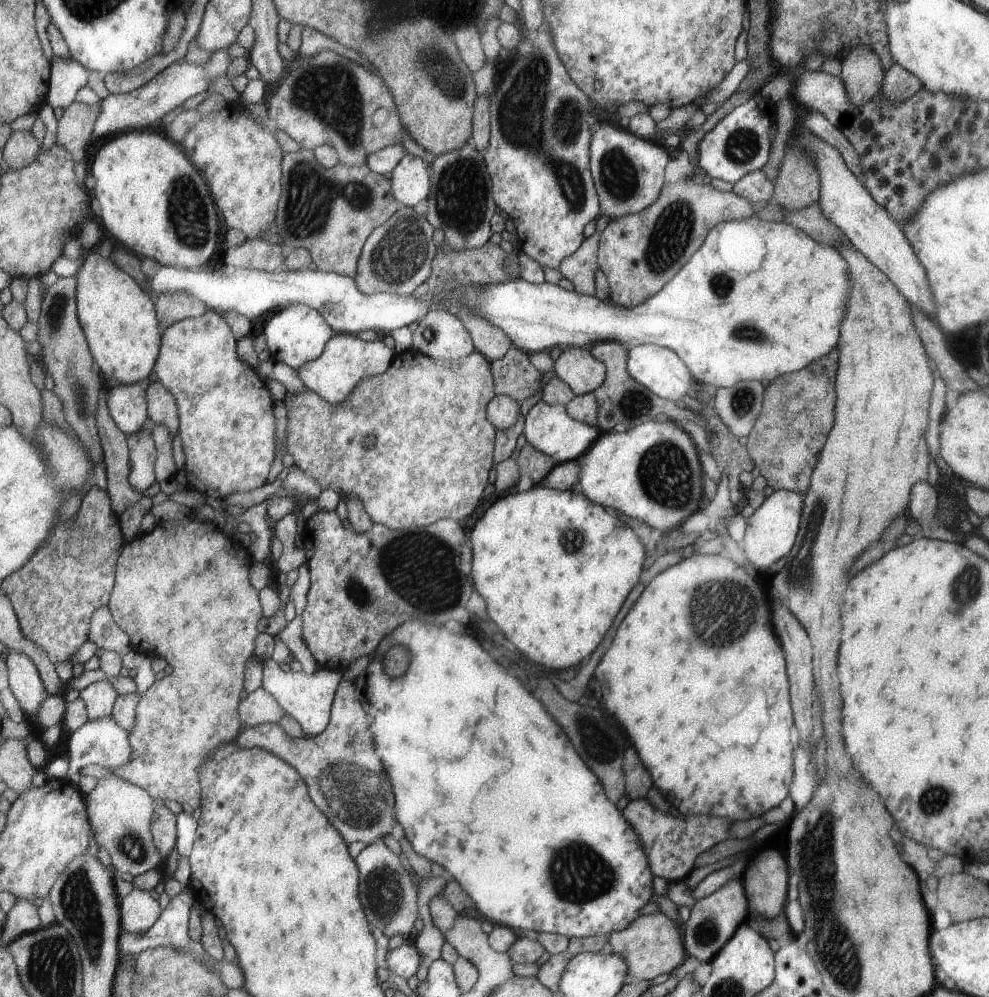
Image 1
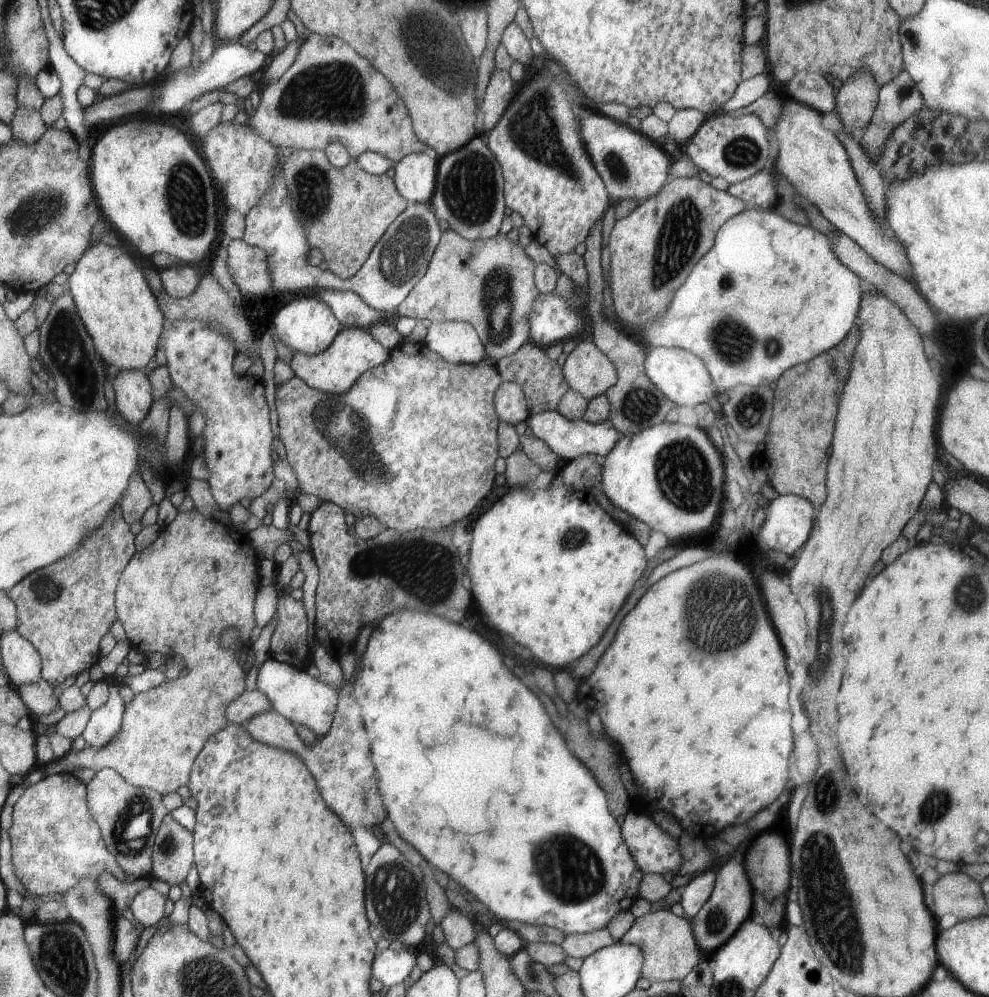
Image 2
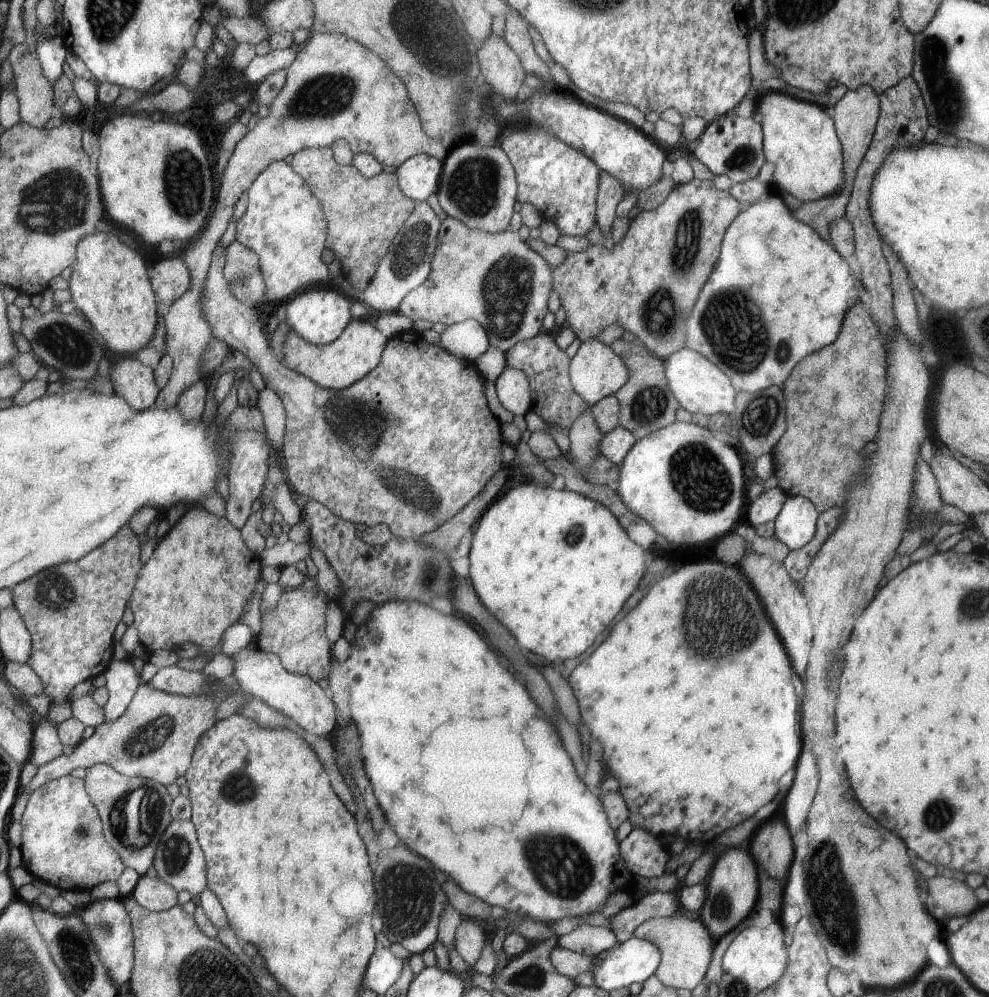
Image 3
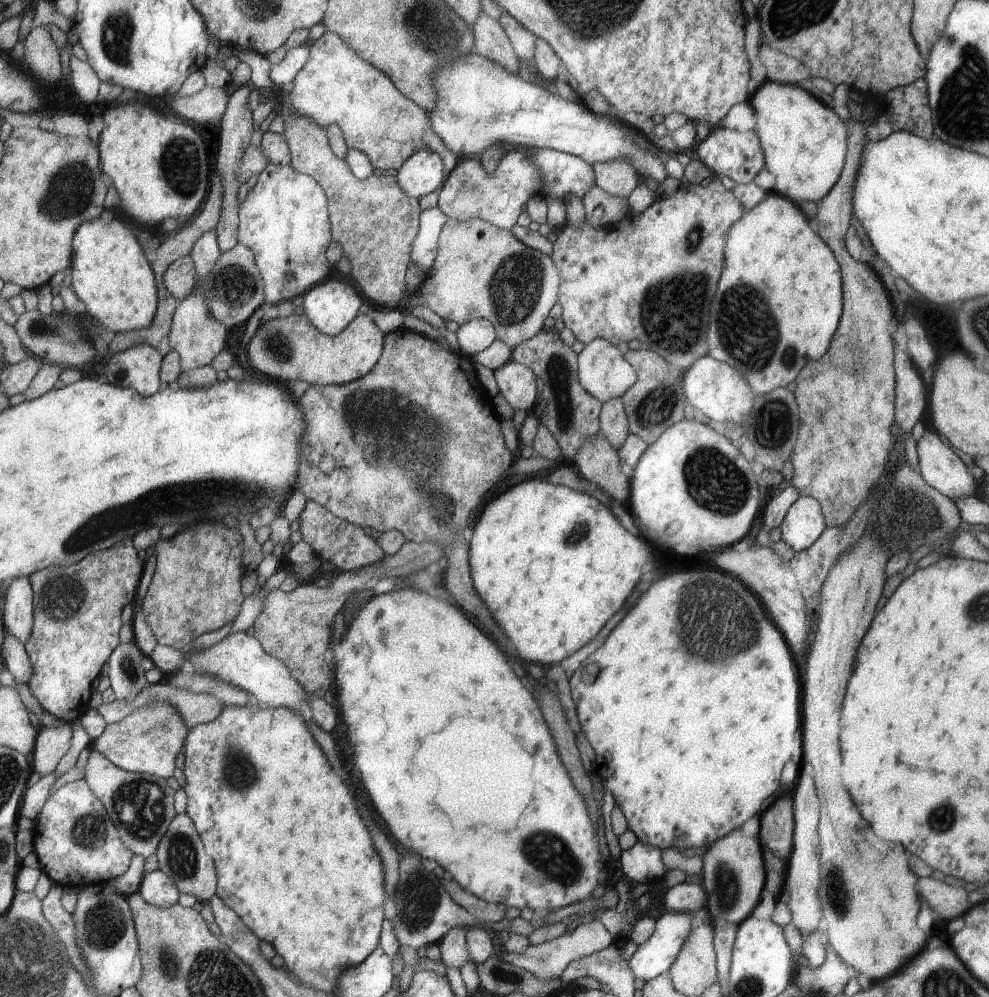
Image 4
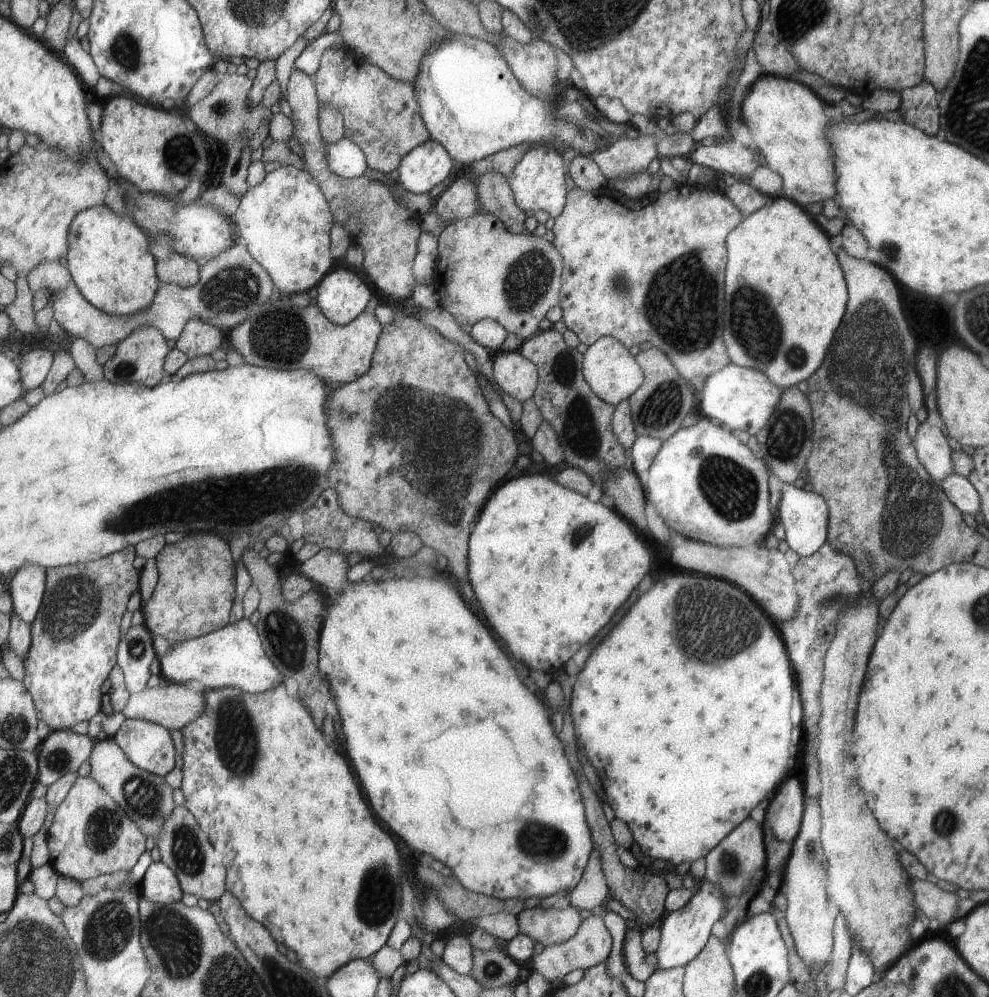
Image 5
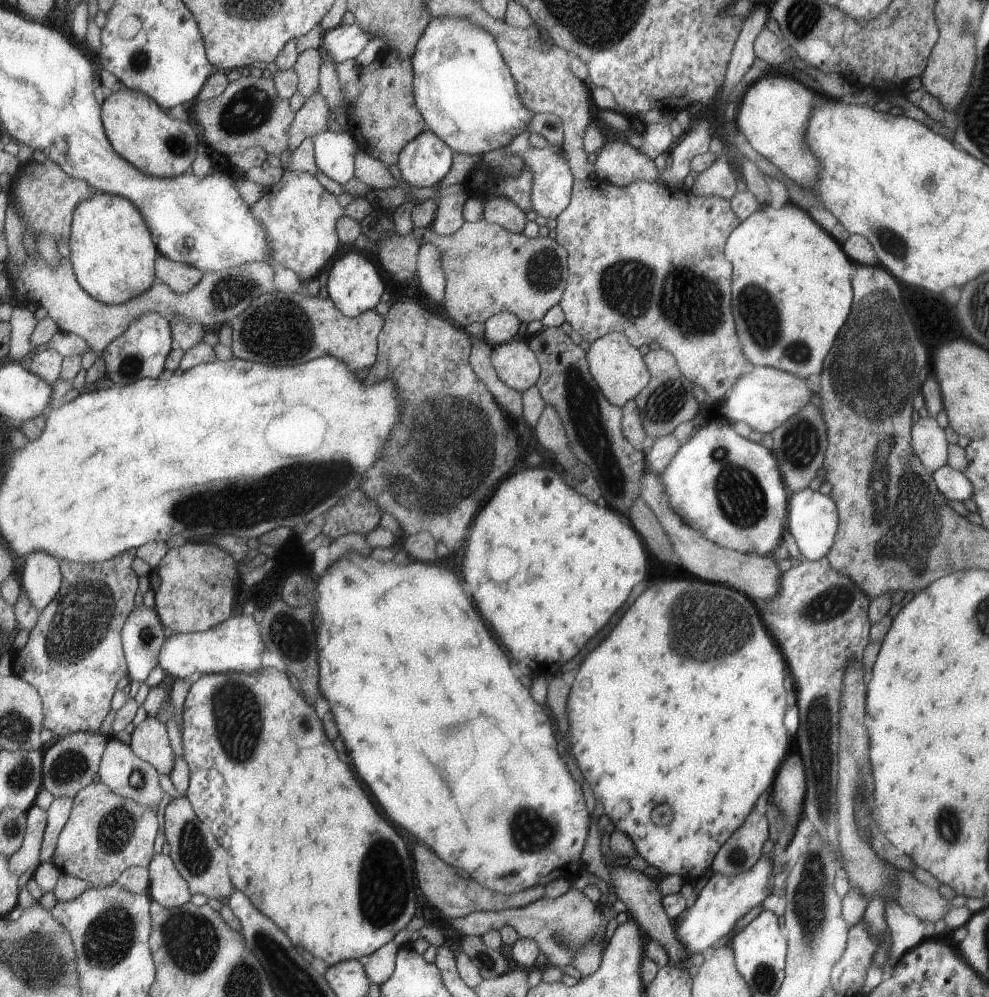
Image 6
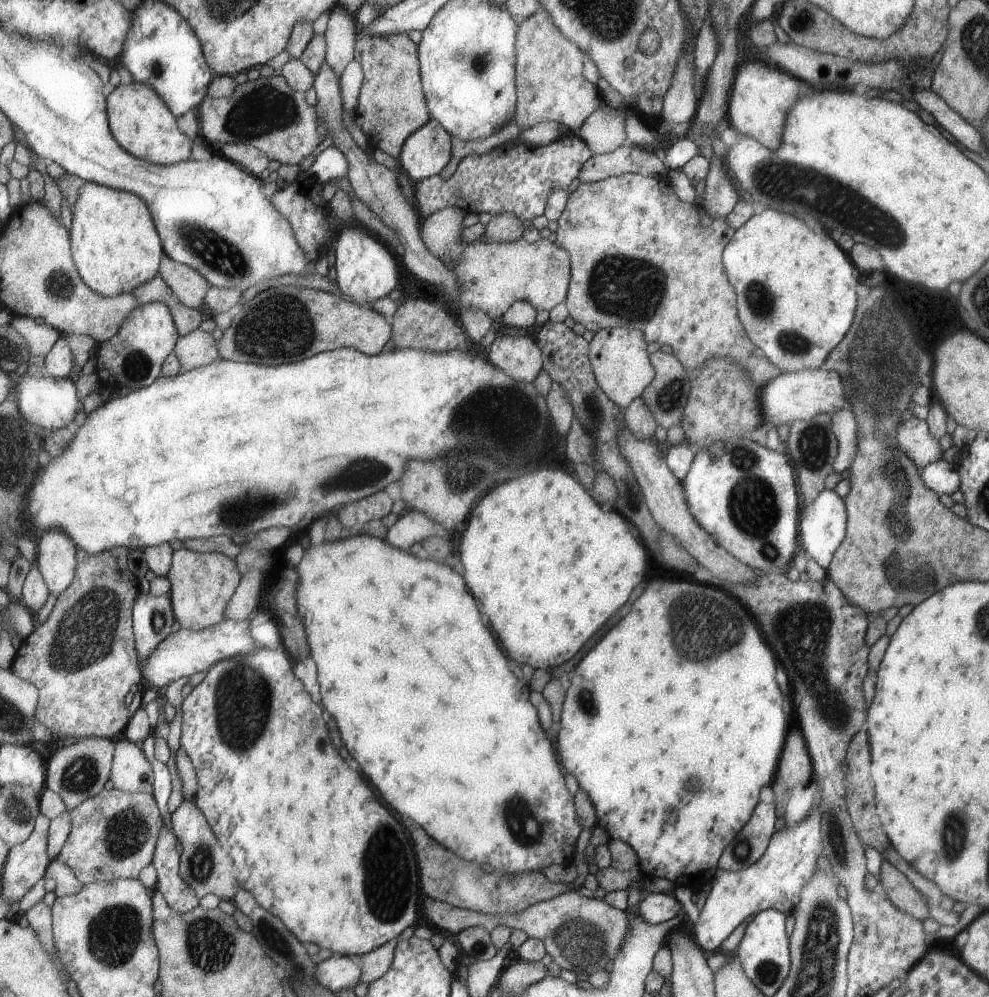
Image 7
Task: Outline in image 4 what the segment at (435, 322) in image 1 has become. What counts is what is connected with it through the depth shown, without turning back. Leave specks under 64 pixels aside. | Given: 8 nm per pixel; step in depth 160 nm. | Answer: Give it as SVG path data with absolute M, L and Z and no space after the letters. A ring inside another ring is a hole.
M484 318L471 319L469 322L463 323L455 334L459 350L467 355L482 351L496 339L493 325Z

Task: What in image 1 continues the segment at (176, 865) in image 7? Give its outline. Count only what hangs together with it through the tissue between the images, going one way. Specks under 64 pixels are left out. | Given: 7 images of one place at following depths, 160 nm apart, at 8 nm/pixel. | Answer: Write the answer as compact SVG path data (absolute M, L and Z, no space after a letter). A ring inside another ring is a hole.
M133 889L120 903L120 911L122 914L122 930L132 933L140 933L149 930L158 922L162 915L159 902L151 896L151 891Z

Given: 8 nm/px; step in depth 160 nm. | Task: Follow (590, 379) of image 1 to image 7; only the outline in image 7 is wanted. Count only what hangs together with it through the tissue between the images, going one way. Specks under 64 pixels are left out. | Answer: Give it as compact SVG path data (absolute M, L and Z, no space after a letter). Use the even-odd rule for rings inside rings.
M605 328L595 333L588 344L591 370L600 390L622 410L639 398L654 380L654 368L647 355L643 333L633 328Z

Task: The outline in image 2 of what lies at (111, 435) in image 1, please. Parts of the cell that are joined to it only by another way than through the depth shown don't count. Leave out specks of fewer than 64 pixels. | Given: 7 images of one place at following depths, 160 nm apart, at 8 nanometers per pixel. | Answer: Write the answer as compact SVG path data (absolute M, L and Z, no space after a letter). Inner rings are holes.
M139 473L130 480L130 488L123 495L120 505L129 524L141 520L143 514L153 506L151 490Z

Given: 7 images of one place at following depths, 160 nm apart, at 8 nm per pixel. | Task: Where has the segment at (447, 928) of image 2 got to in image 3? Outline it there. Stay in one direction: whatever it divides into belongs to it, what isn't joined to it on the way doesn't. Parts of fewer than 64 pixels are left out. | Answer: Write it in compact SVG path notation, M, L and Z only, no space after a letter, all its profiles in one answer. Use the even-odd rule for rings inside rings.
M462 918L456 926L454 948L464 962L471 968L478 959L485 944L483 925L473 922L473 919Z

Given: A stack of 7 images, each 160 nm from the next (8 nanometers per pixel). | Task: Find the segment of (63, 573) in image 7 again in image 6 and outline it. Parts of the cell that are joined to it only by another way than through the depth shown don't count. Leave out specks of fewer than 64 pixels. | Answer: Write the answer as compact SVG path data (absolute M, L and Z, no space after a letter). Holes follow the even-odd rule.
M35 552L25 558L25 565L19 573L20 588L25 590L31 604L43 612L61 590L62 561L49 552Z

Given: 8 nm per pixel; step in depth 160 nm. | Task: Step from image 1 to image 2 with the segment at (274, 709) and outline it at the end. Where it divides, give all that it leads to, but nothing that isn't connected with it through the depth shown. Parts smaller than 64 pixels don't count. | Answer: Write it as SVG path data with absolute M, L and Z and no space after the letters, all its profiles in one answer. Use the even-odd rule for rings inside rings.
M255 688L246 690L239 698L231 701L227 707L226 717L230 723L246 725L255 715L273 708L270 697Z

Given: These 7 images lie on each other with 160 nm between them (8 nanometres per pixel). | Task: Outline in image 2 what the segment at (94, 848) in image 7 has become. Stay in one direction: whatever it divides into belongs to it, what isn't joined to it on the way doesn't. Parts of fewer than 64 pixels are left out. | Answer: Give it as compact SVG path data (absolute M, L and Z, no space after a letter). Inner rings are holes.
M59 773L30 786L16 802L14 825L9 830L13 870L31 893L41 897L51 892L66 893L82 879L97 881L104 873L126 880L127 873L103 838L88 799L87 784L72 773Z

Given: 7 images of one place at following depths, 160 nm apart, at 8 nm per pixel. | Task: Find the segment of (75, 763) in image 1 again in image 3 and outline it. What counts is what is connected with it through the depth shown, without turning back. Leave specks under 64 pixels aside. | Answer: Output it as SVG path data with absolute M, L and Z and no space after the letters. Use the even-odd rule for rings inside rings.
M131 657L113 659L109 668L103 673L106 687L109 688L109 700L104 706L106 721L121 718L130 706L137 689L142 685L139 668L133 666Z

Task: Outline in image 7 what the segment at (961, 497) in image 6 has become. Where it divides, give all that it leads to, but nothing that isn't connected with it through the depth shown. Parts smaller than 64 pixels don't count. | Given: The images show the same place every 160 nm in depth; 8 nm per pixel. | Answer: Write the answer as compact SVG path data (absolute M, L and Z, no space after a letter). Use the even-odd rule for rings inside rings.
M937 460L919 469L919 478L927 488L931 488L937 496L951 495L959 488L959 474L955 466L943 460Z

